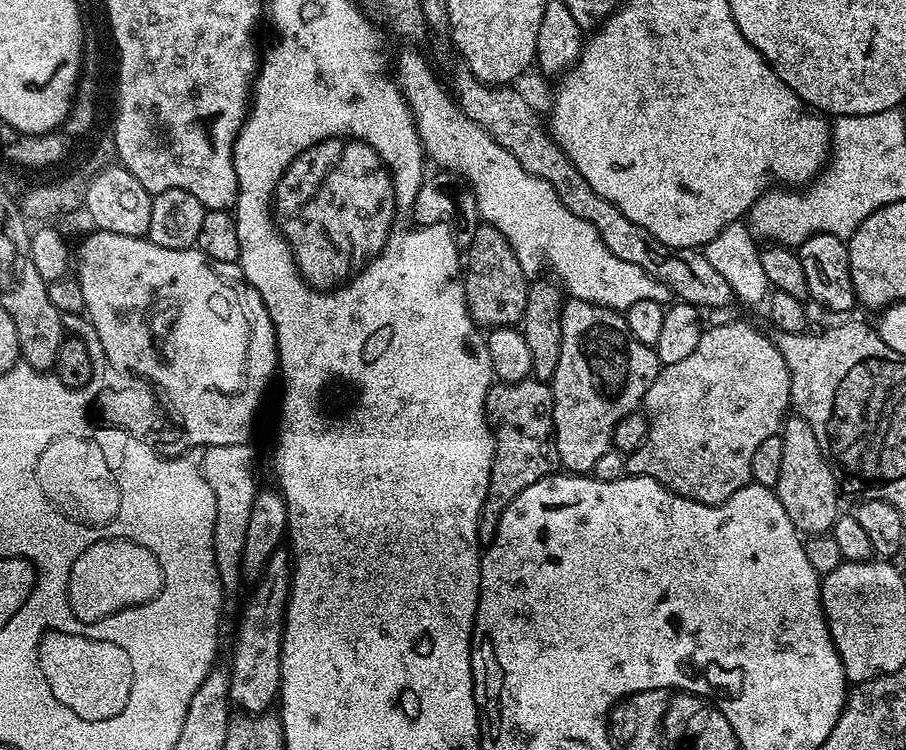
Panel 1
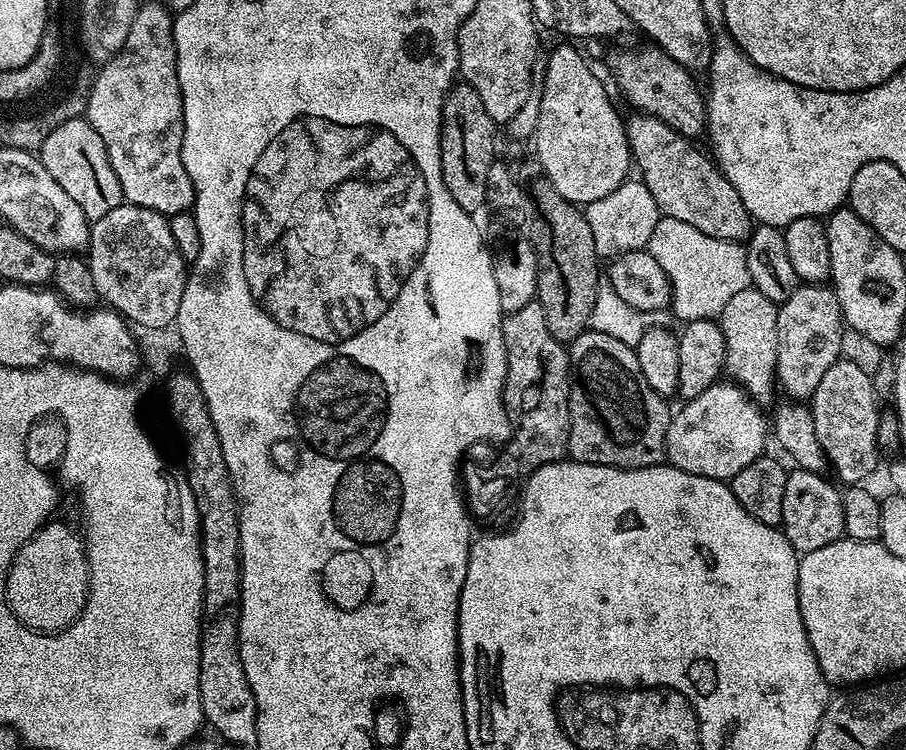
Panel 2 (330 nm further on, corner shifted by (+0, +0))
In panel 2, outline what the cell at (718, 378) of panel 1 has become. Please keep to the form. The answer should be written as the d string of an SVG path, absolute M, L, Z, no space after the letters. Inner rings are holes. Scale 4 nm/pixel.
M753 287L746 288L735 294L725 308L720 312L718 323L725 336L725 358L723 367L733 381L747 392L760 406L766 405L772 396L772 391L777 391L776 363L778 362L778 314L777 304L770 302L766 294L762 294Z

